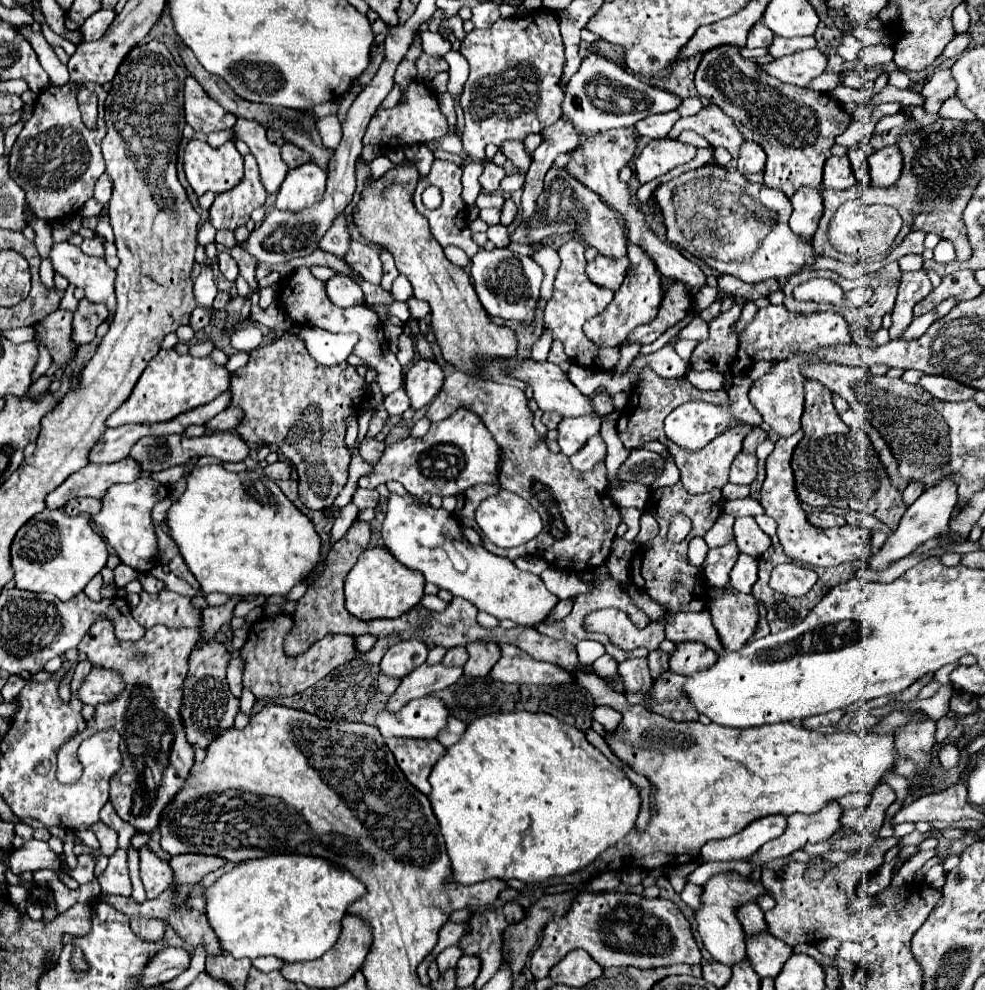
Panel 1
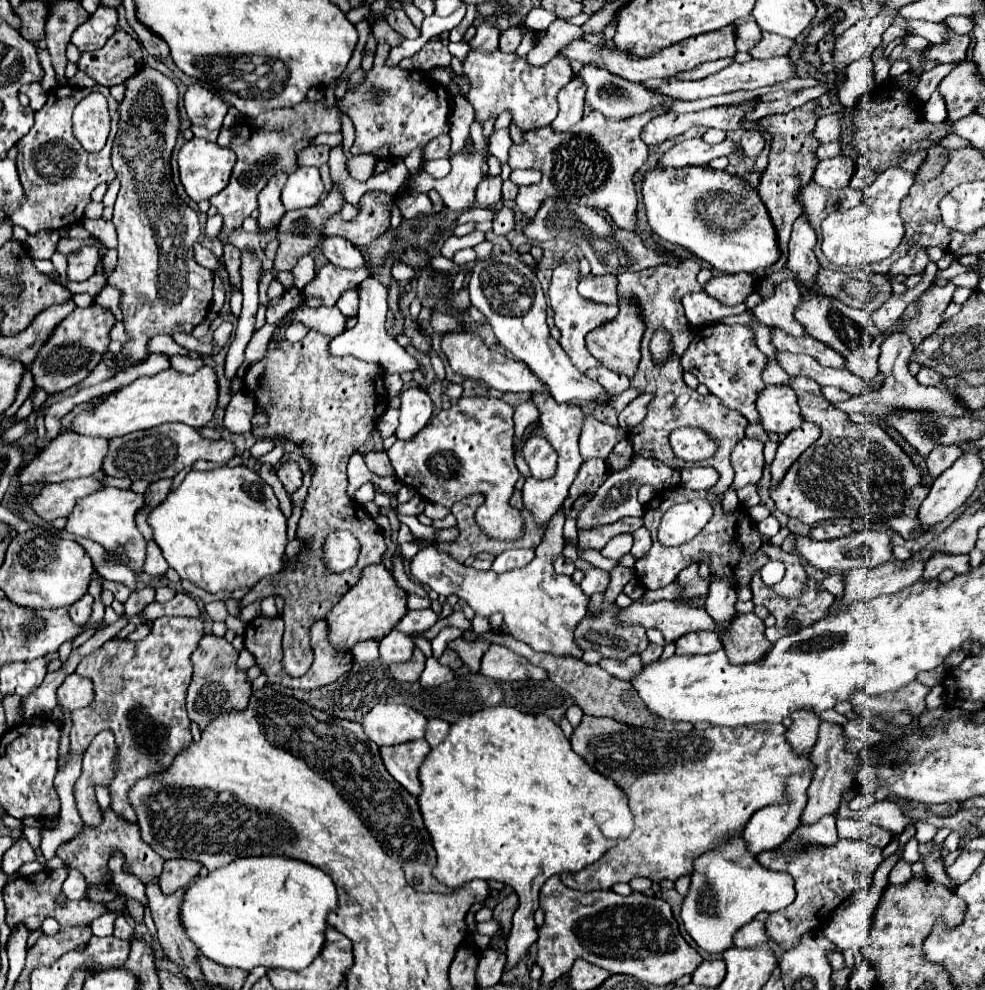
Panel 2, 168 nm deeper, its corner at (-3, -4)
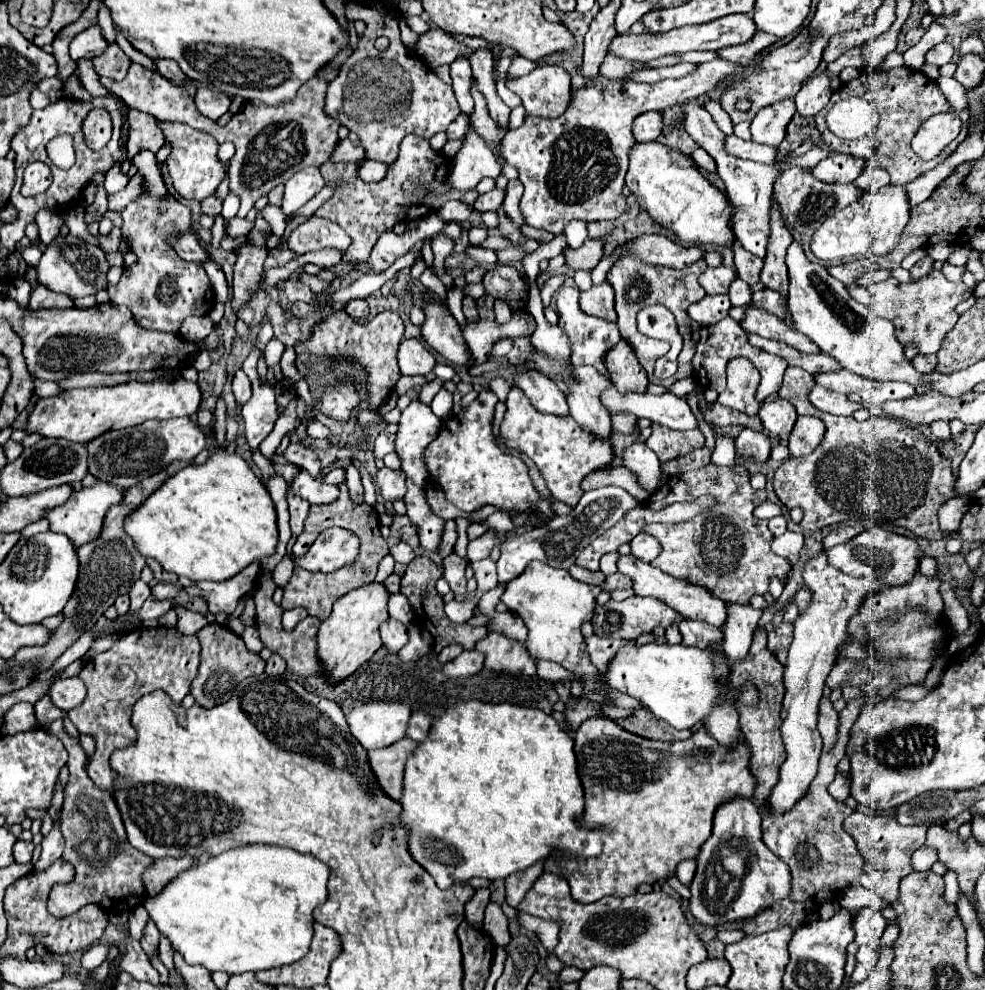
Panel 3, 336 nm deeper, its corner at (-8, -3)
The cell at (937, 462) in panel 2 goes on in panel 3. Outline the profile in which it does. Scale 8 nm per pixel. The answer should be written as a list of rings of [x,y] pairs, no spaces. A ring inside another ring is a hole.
[[[935,422],[931,428],[931,434],[935,440],[939,442],[949,442],[951,440],[951,432],[949,432],[949,424],[947,422]]]

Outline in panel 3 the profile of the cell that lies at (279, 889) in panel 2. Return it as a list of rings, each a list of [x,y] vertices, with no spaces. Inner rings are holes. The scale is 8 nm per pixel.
[[[251,844],[227,850],[225,854],[209,858],[205,864],[191,866],[187,872],[173,878],[161,894],[149,898],[145,908],[159,932],[163,932],[171,946],[185,956],[185,962],[201,964],[211,972],[259,972],[293,964],[309,954],[315,924],[313,912],[327,900],[329,874],[329,866],[309,854],[273,844]]]

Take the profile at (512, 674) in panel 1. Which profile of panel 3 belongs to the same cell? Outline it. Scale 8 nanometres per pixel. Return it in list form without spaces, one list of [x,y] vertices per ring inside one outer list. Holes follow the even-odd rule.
[[[489,632],[489,636],[485,640],[477,642],[477,646],[479,646],[479,652],[485,654],[485,668],[487,670],[537,676],[535,662],[529,658],[529,652],[525,650],[523,644],[511,642],[503,634]]]

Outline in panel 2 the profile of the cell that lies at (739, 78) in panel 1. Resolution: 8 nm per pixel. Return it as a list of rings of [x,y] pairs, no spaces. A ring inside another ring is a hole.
[[[808,101],[806,105],[794,109],[786,115],[772,115],[772,117],[766,117],[760,121],[760,125],[766,127],[766,131],[772,135],[772,149],[770,149],[770,163],[768,163],[768,167],[760,179],[758,195],[760,195],[762,203],[766,205],[768,215],[776,227],[776,237],[778,237],[780,253],[782,253],[780,261],[774,263],[772,267],[768,267],[766,273],[776,273],[786,265],[792,223],[800,217],[800,209],[802,209],[802,205],[796,201],[796,191],[812,181],[814,167],[818,165],[818,159],[814,157],[818,141],[812,137],[814,125],[818,121],[814,109],[816,109],[814,101]]]

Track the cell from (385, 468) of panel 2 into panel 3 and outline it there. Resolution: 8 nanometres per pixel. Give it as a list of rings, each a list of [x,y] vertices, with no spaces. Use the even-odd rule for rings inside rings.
[[[383,466],[377,472],[377,486],[379,486],[379,490],[387,502],[403,498],[405,496],[405,472],[403,470],[391,470],[391,468]]]

